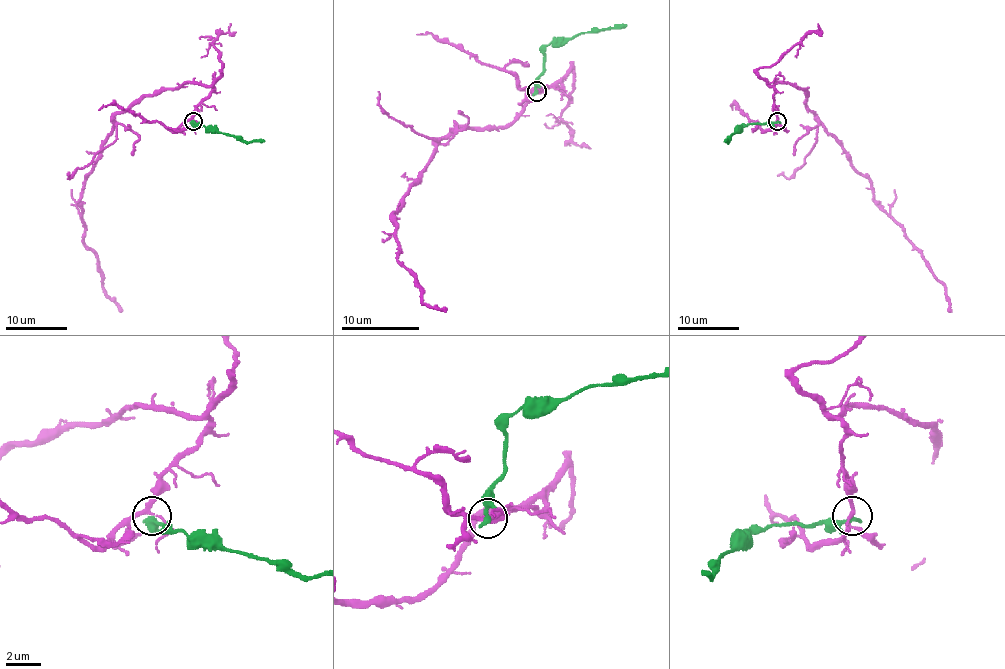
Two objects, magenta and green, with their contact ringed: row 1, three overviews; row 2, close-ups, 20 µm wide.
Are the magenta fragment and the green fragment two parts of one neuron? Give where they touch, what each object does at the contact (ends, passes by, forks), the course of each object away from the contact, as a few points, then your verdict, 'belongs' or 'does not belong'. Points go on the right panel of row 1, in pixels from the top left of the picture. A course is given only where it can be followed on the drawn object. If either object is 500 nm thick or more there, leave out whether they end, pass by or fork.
at (777, 121); magenta forks there; green ends there; magenta runs (778, 120), (770, 87), (776, 82), (804, 88), (807, 106), (869, 180), (874, 200), (944, 287), (950, 311); green runs (778, 120), (742, 125), (727, 142), (724, 140); does not belong

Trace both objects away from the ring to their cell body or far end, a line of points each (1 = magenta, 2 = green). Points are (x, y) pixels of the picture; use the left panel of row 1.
1: (193, 120), (212, 87), (142, 94), (115, 116), (84, 180), (84, 242), (122, 311)
2: (193, 120), (208, 131), (238, 135), (246, 142), (264, 140)

